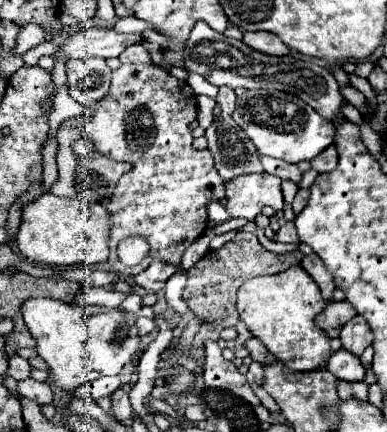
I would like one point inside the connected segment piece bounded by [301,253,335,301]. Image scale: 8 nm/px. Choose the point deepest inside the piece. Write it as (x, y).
(312, 264)

